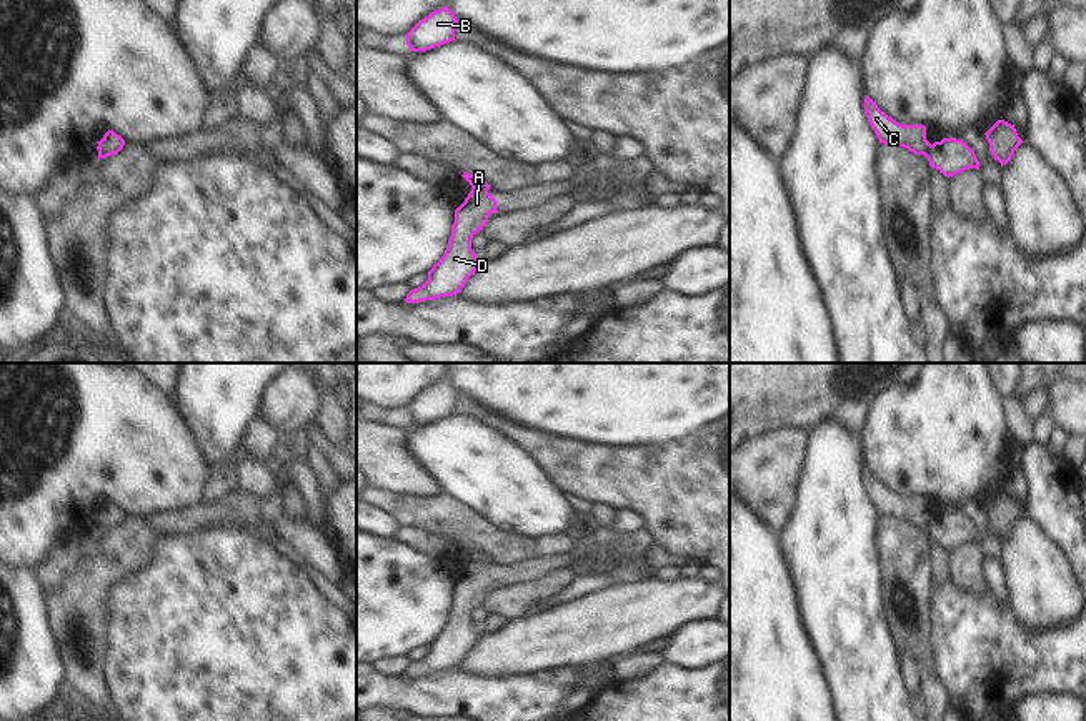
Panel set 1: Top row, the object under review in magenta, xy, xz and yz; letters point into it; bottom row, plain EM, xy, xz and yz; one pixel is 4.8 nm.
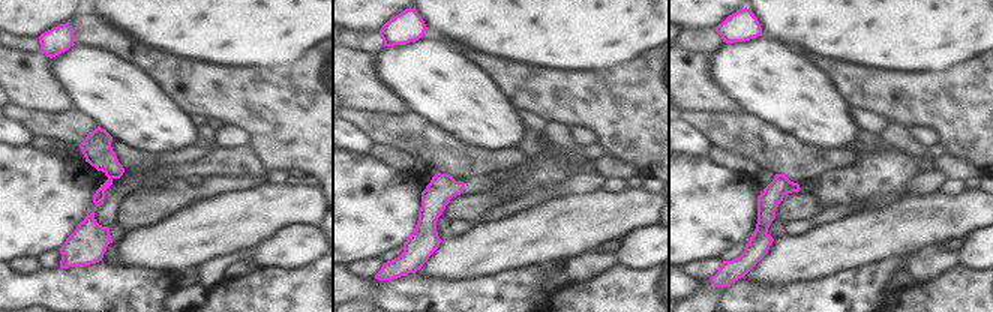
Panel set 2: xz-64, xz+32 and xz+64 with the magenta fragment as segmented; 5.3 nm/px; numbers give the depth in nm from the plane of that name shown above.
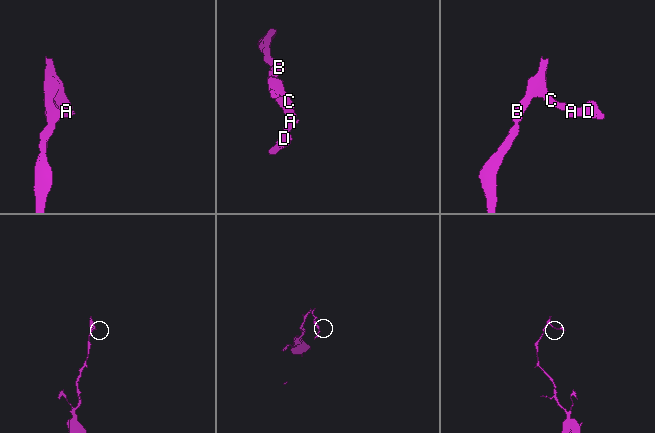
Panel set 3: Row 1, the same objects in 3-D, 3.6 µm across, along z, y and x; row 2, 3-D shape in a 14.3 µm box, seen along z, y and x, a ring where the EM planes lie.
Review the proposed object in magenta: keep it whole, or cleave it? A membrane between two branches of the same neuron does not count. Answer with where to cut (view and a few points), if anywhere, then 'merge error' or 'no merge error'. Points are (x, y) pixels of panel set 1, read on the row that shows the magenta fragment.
cut xz (472, 185), (487, 190); merge error

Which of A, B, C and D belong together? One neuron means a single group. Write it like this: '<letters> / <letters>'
A D / B C

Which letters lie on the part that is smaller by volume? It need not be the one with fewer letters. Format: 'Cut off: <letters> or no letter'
Cut off: A, D

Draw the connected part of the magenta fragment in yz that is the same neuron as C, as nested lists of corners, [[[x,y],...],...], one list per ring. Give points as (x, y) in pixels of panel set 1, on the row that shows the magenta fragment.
[[[866,97],[864,112],[879,143],[908,148],[914,155],[926,155],[931,143],[926,140],[924,125],[901,125],[889,118],[878,105]]]

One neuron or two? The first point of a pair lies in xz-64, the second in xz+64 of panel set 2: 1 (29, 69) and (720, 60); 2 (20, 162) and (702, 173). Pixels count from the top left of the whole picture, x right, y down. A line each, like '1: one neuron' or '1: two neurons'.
1: two neurons
2: one neuron

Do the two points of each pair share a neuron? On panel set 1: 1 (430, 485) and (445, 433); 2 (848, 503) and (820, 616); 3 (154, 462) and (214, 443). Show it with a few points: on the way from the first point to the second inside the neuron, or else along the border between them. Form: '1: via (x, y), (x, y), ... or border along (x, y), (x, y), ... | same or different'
1: border along (408, 447), (420, 467), (442, 492) | different
2: via (833, 532), (833, 588) | same
3: border along (179, 413), (210, 467) | different

